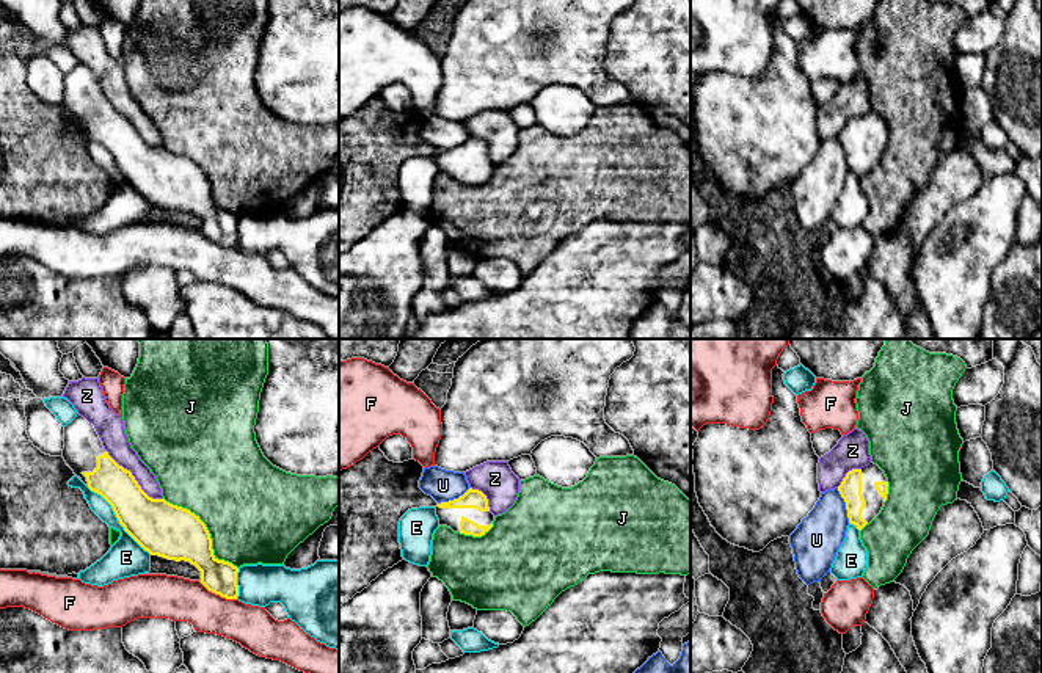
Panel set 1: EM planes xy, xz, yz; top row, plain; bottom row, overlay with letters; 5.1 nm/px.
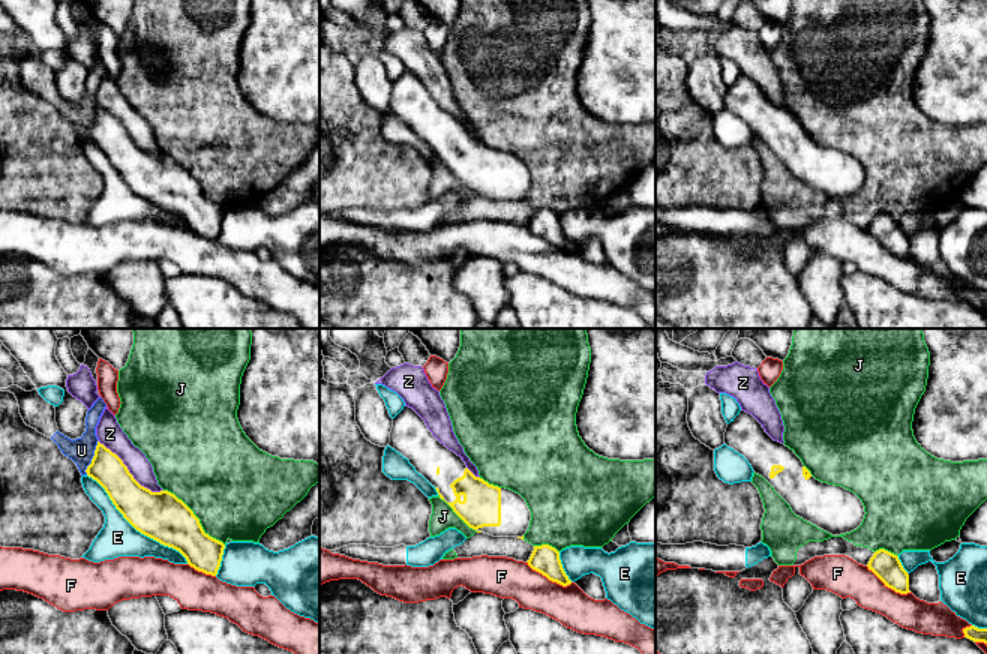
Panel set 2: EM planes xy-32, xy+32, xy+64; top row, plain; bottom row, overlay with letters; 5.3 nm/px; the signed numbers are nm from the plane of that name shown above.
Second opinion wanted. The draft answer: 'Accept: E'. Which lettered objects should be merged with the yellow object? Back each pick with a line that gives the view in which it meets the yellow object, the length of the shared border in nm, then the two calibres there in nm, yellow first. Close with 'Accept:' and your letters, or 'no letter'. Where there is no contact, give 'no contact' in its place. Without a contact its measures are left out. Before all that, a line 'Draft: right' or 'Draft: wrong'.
Draft: wrong
Accept: no letter

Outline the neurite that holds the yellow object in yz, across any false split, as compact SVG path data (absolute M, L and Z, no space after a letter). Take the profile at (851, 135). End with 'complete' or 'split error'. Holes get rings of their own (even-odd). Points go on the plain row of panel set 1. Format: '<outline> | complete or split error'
M869 111L862 118L852 118L838 135L846 151L849 171L862 179L882 158L888 143L888 130L884 119Z | split error

